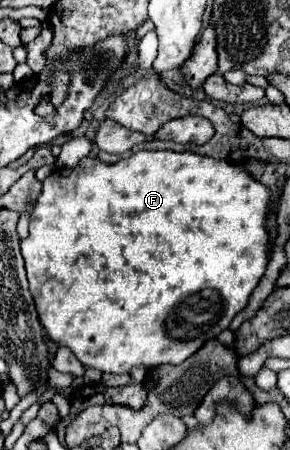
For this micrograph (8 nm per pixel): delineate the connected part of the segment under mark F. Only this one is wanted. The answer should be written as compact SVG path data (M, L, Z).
M139 151L129 159L113 165L105 165L97 159L85 157L75 171L59 169L53 171L43 181L43 191L37 197L35 209L31 213L29 237L21 241L21 255L25 259L29 291L35 299L39 319L55 343L67 345L83 365L95 367L103 373L129 373L131 367L155 367L161 363L181 365L189 359L207 339L217 337L225 331L231 319L245 309L253 289L265 273L269 263L269 217L273 215L271 189L253 179L243 165L231 161L213 161L213 157L201 157L191 151Z

